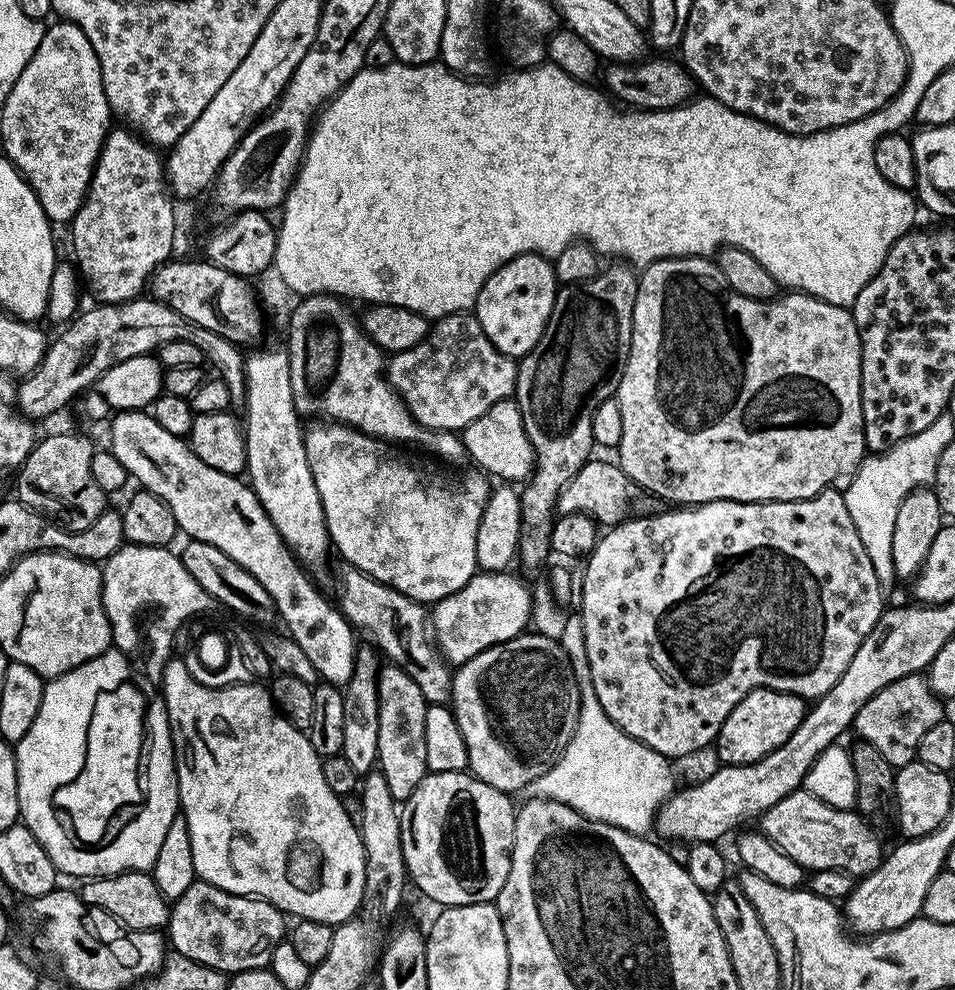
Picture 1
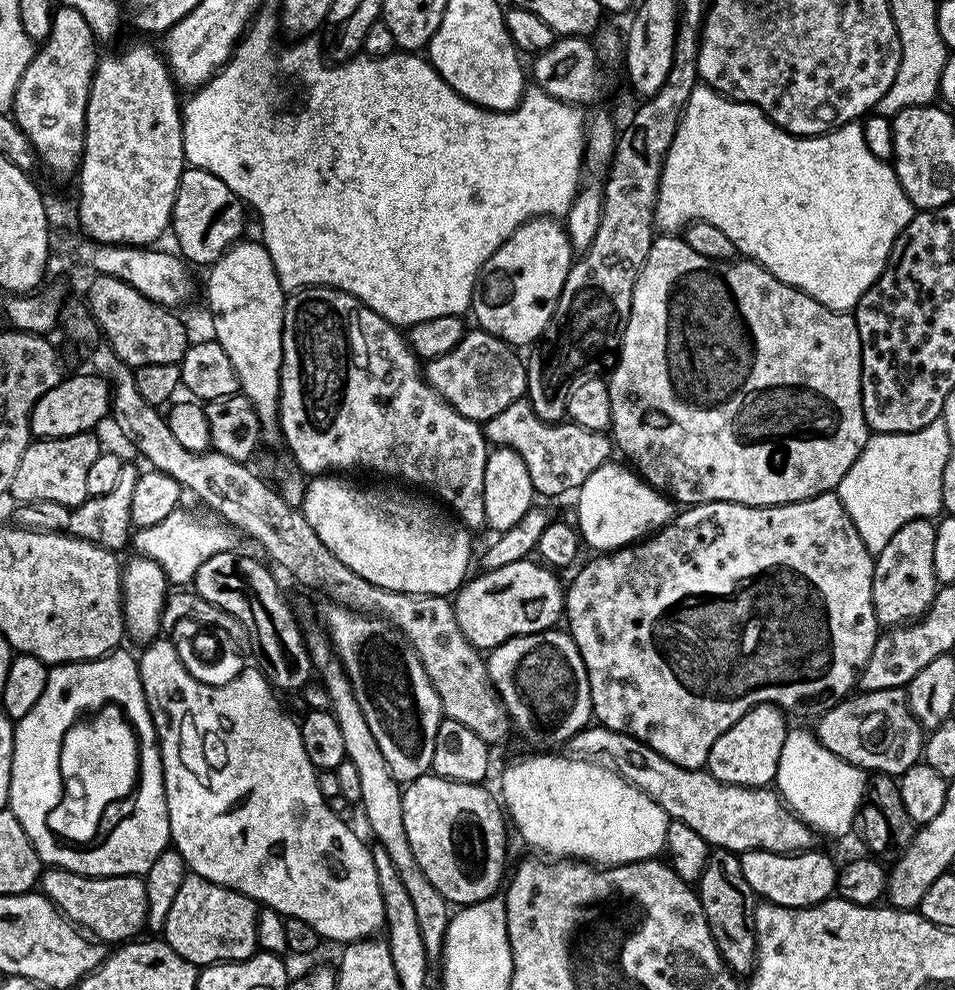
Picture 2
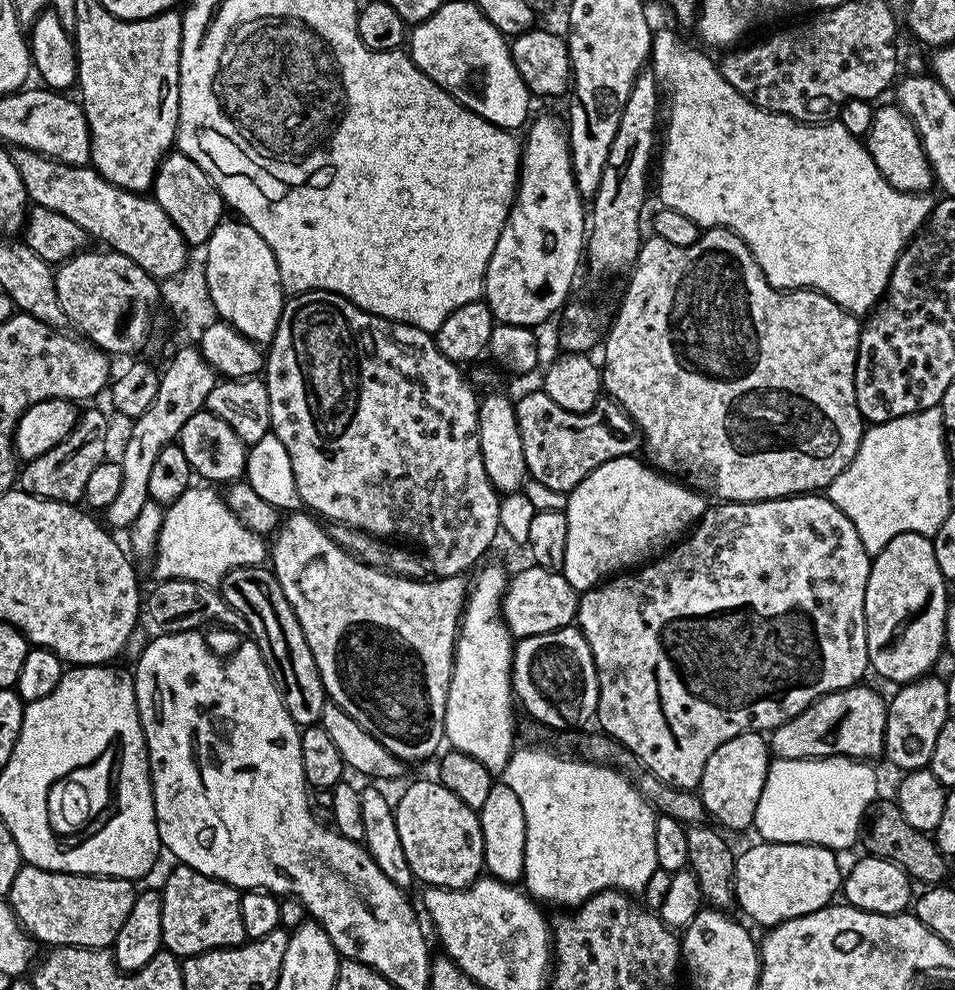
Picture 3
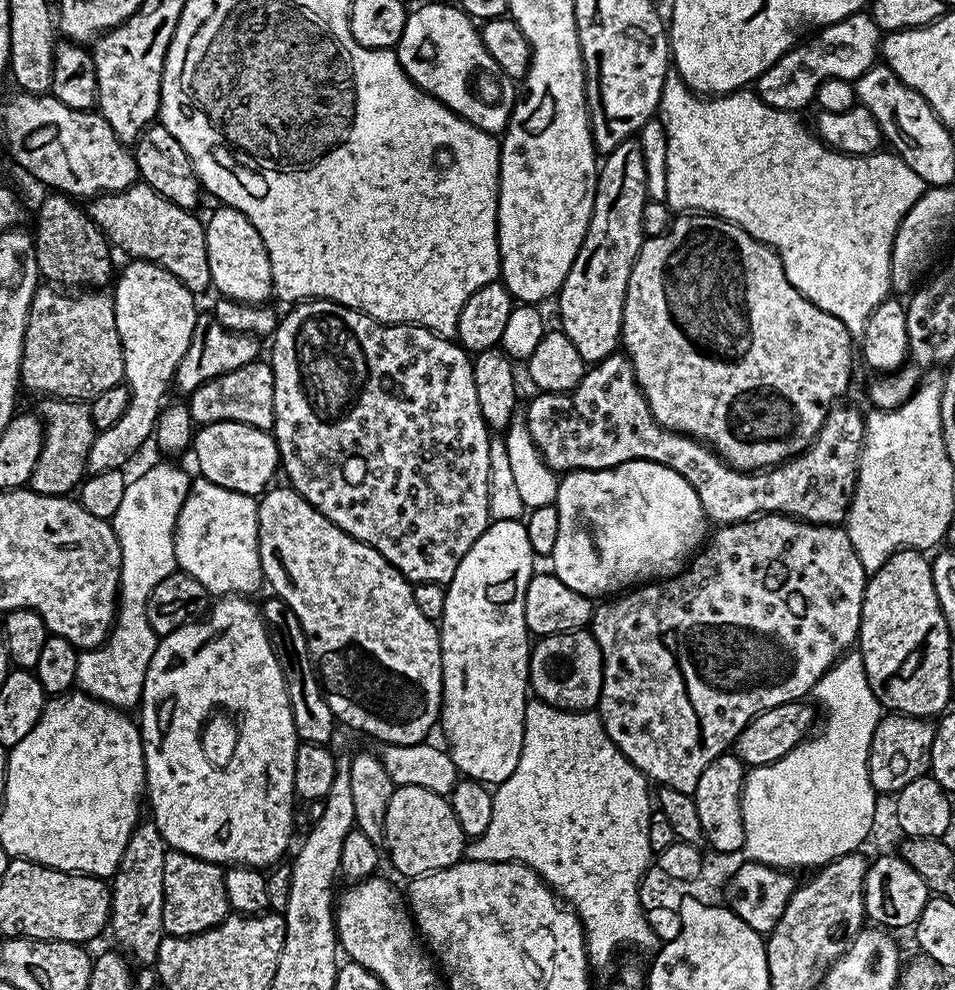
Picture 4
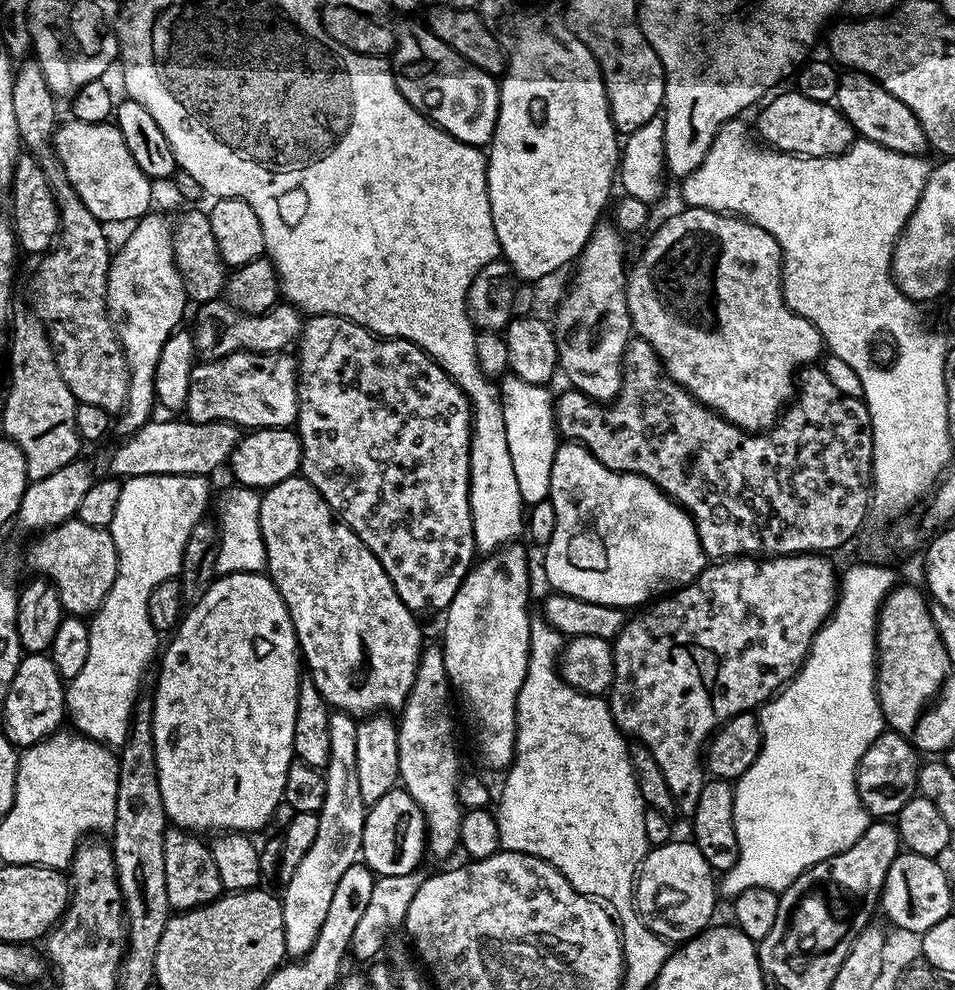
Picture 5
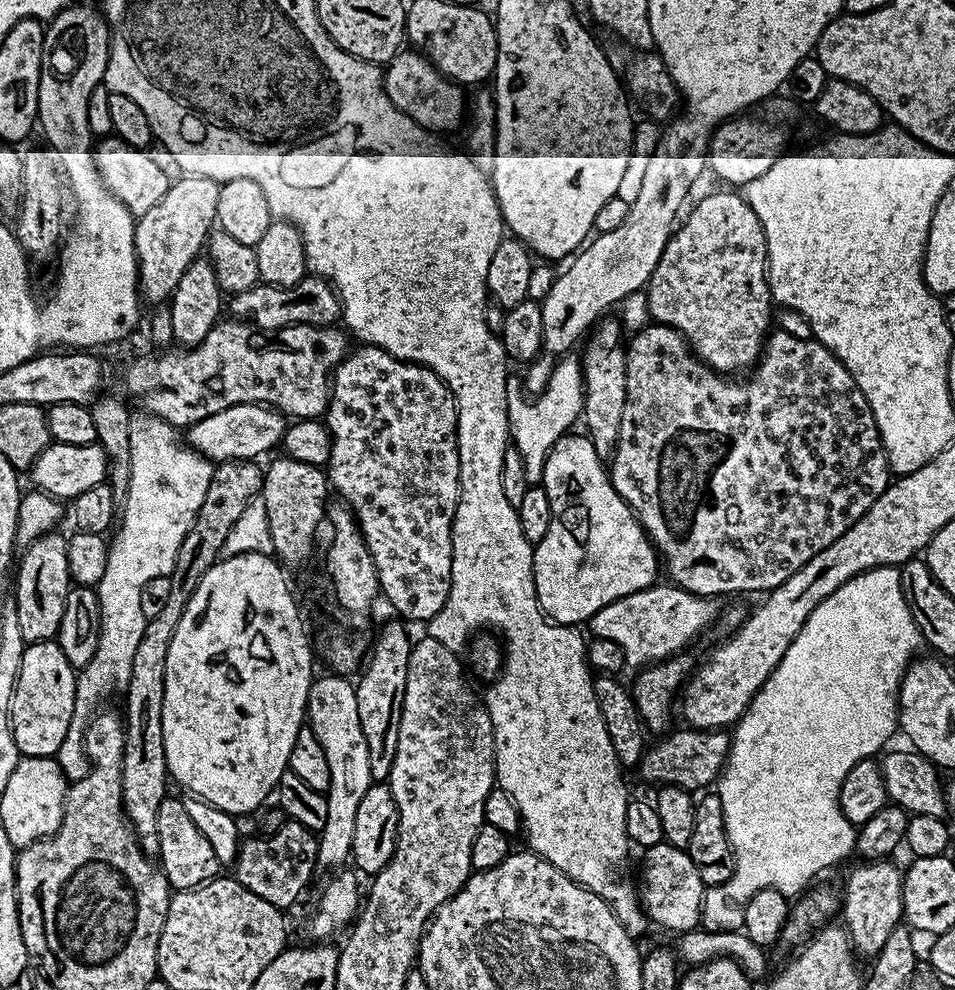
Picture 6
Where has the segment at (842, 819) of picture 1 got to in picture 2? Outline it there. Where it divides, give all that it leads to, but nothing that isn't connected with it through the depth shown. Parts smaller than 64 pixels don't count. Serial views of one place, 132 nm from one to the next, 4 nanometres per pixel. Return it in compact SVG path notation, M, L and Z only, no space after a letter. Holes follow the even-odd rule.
M589 726L574 734L568 739L566 752L573 760L585 760L591 764L600 764L603 768L611 768L626 782L633 784L639 792L645 792L655 804L662 806L669 821L686 822L686 826L690 826L690 830L694 830L697 834L702 834L702 838L706 838L706 842L713 849L725 848L727 852L737 854L742 852L804 854L811 849L808 847L812 844L812 836L814 837L813 828L803 824L796 815L789 812L784 801L780 799L779 792L771 787L743 788L724 784L718 778L711 776L707 770L678 766L670 762L670 758L662 758L662 754L650 750L646 742L625 732L610 730L603 726Z

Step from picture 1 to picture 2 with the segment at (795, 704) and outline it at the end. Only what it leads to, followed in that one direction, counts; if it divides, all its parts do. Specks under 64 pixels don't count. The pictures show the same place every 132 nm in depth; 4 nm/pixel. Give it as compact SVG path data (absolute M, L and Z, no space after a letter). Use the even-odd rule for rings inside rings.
M759 704L754 706L726 734L710 746L710 754L706 770L714 778L724 784L733 784L743 788L767 788L776 779L776 771L780 769L780 755L786 738L790 735L790 728L785 713L775 704Z

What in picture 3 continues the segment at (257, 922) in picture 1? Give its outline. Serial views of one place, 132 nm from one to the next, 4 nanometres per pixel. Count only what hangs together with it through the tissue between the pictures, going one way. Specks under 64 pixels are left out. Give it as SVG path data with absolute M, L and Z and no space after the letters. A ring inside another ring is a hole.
M177 863L162 887L162 945L177 958L197 956L215 948L237 948L245 943L241 889Z

